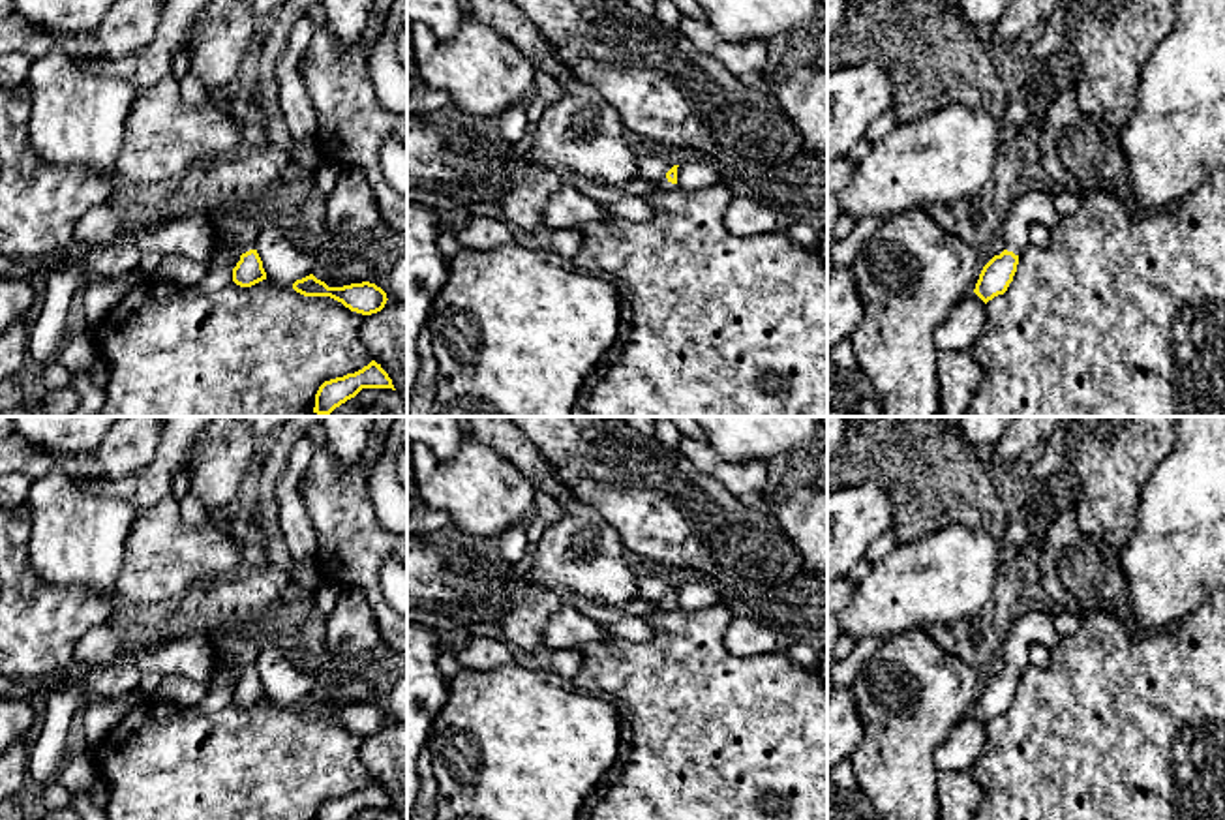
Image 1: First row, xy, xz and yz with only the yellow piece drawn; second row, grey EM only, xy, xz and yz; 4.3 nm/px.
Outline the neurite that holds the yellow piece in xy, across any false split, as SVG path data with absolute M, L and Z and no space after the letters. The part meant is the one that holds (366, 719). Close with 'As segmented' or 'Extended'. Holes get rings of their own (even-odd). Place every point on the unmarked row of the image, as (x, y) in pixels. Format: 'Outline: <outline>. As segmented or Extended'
Outline: M313 694L296 700L293 709L304 717L330 717L341 722L351 732L371 736L385 728L386 713L375 704L362 702L343 707L328 707L325 702L317 700Z. As segmented

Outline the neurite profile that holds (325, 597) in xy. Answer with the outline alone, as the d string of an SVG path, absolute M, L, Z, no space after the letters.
M325 580L319 589L308 599L308 604L317 606L321 614L330 615L338 597L340 597L341 585Z

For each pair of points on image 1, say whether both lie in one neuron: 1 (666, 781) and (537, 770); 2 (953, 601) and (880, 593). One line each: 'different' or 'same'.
1: different
2: same

